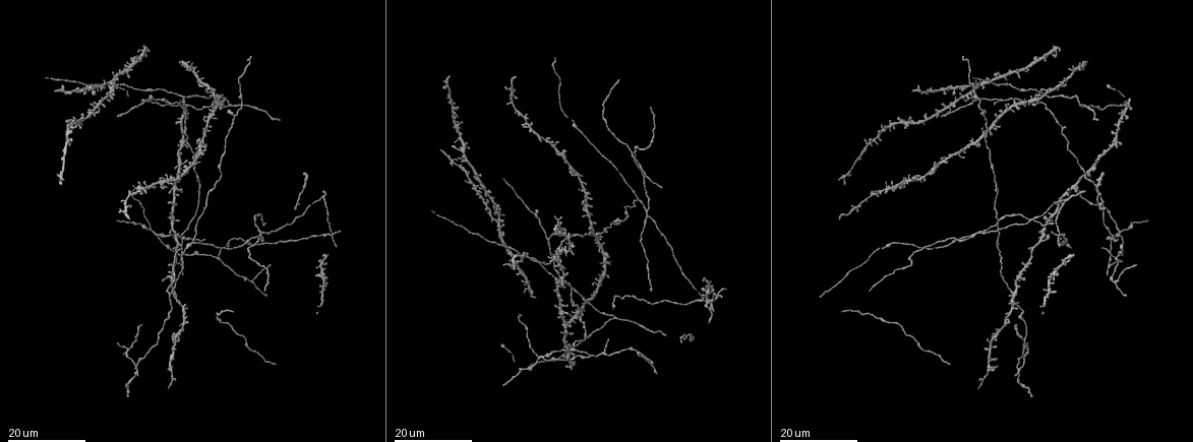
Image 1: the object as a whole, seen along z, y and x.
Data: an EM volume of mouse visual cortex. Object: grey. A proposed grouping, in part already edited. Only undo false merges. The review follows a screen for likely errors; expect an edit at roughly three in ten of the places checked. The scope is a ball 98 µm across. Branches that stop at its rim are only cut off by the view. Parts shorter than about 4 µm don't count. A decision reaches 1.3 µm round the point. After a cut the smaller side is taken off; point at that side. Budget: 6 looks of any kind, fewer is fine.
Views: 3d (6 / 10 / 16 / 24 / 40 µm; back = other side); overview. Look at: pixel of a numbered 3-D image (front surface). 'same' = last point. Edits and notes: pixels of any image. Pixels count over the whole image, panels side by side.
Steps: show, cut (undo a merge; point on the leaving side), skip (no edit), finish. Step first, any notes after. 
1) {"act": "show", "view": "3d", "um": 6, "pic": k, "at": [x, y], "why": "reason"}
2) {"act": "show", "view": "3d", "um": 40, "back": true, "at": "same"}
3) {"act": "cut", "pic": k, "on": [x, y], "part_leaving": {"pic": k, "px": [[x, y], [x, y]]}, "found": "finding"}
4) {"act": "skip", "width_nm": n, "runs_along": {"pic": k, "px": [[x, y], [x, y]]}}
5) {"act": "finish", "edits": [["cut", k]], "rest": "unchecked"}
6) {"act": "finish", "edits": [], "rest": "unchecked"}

{"act": "show", "view": "3d", "um": 24, "pic": 1, "at": [637, 351], "why": "branch point"}

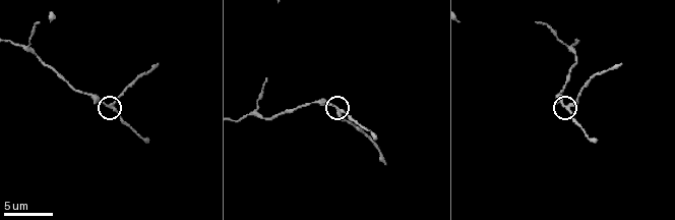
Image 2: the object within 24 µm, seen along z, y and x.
{"act": "show", "view": "3d", "um": 10, "pic": 2, "at": [570, 106]}

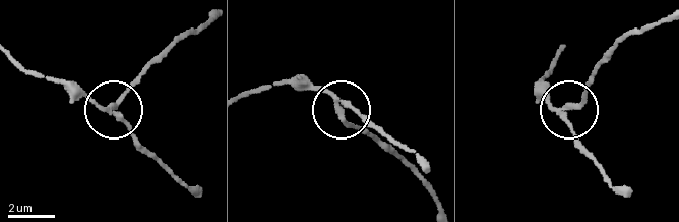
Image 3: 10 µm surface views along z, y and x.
{"act": "cut", "pic": 3, "on": [128, 89], "part_leaving": {"pic": 3, "px": [[109, 110], [183, 37], [210, 20]]}, "found": "a second cell is stuck on"}

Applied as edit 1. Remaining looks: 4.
{"act": "show", "view": "overview", "why": "redraw"}

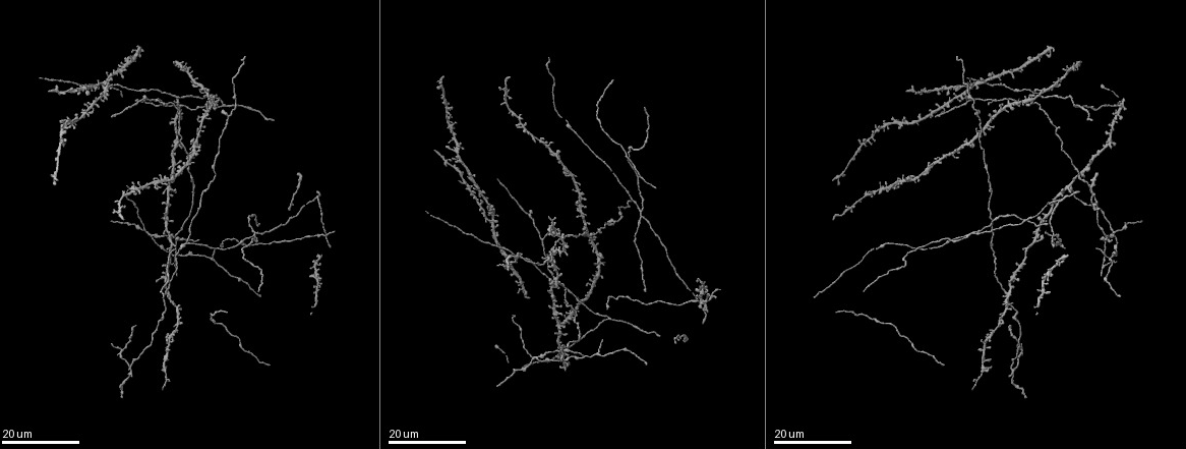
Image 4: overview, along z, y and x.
{"act": "show", "view": "3d", "um": 16, "pic": 4, "at": [221, 104], "why": "three-way junction"}

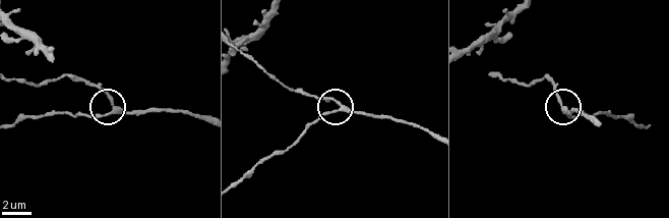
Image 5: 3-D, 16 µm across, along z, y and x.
{"act": "show", "view": "3d", "um": 6, "pic": 5, "at": [114, 109], "why": "zoom in"}

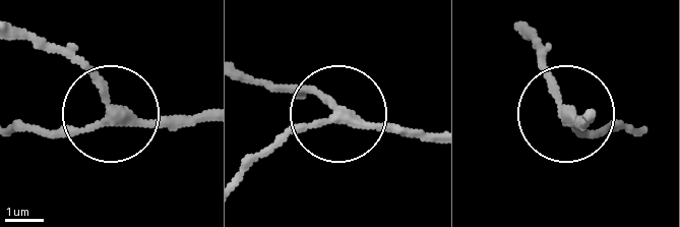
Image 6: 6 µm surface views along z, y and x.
{"act": "skip", "width_nm": 230, "found": "one cell here"}

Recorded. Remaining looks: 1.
{"act": "finish", "edits": [["cut", 3]], "rest": "unchecked"}

